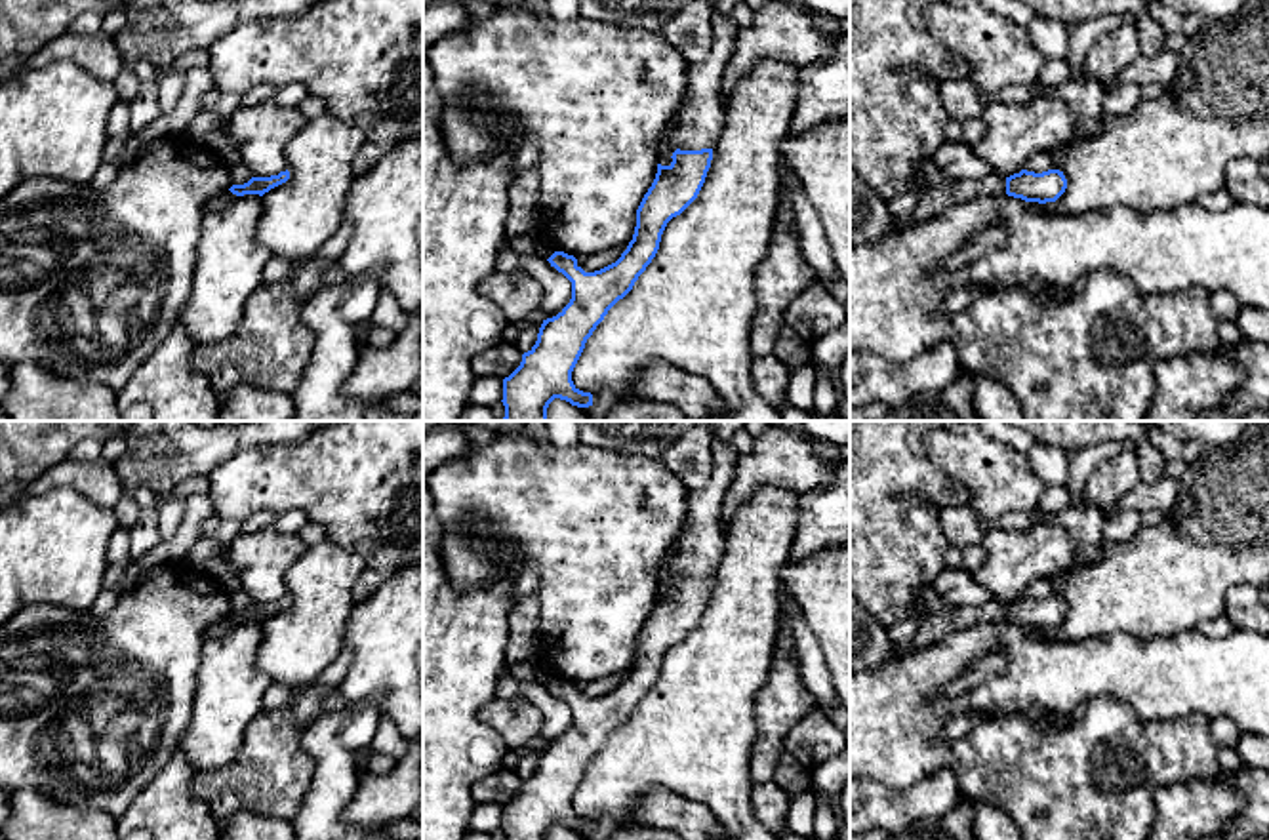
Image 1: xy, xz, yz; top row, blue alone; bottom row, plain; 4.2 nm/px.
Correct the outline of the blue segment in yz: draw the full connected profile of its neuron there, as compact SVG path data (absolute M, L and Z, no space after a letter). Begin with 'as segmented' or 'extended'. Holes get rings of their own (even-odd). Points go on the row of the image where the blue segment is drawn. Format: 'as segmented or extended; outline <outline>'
extended; outline M1021 170L1010 177L991 173L981 179L958 179L943 187L926 189L909 215L894 217L894 229L928 219L953 206L962 206L977 198L998 196L1004 192L1025 202L1056 202L1065 189L1067 179L1059 170L1048 170L1042 173Z

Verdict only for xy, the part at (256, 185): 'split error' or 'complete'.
split error

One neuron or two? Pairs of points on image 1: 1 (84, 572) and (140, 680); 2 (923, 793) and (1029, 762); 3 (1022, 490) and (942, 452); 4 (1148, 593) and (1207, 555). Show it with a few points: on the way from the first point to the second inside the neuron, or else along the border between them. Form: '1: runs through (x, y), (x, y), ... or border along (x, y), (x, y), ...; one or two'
1: border along (40, 600), (86, 614); two
2: border along (947, 764), (955, 776), (955, 787), (963, 795); two
3: runs through (1003, 480), (961, 452); one
4: runs through (1163, 581), (1191, 560); one

